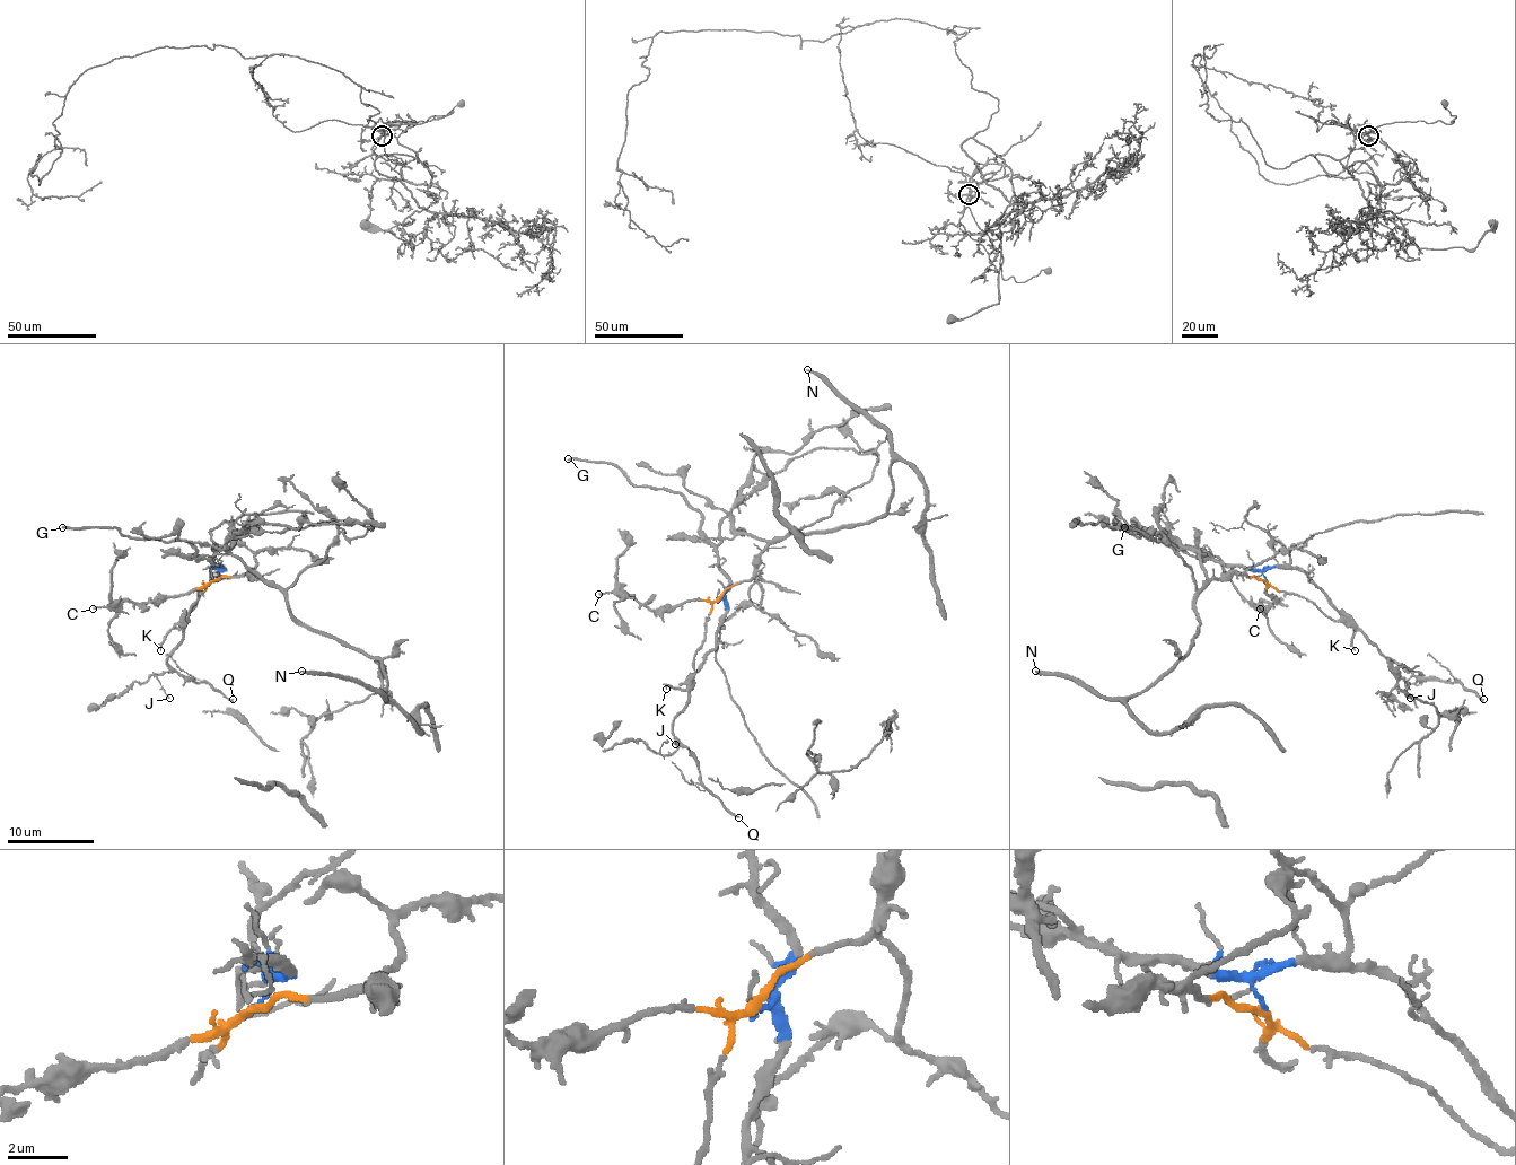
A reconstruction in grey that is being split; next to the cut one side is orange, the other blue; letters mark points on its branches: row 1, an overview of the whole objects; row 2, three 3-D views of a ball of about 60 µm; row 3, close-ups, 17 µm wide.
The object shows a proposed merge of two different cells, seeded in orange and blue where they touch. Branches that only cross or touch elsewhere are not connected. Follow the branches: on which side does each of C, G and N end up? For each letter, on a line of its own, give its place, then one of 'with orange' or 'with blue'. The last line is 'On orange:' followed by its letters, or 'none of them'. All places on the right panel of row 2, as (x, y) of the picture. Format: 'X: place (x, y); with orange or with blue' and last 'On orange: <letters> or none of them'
C: place (1260, 609); with orange
G: place (1124, 527); with blue
N: place (1035, 671); with orange
On orange: C, N

